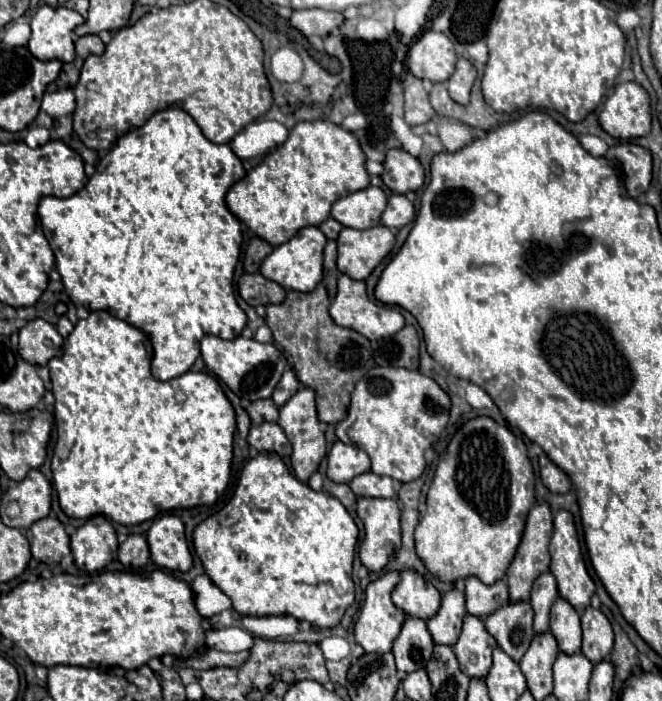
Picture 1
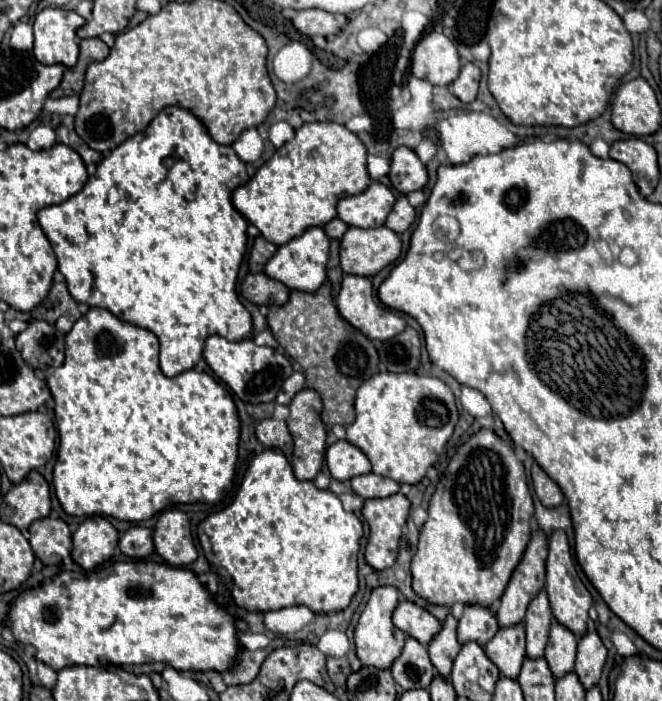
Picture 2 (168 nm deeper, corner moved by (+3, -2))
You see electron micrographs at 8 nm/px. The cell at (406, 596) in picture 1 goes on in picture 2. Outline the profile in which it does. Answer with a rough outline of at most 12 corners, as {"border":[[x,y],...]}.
{"border":[[402,601],[392,623],[424,647],[442,629],[426,609]]}

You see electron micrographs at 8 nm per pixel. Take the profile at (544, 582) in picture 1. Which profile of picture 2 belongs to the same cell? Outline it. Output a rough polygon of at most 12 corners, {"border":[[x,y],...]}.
{"border":[[542,591],[524,619],[526,657],[542,657],[552,611]]}

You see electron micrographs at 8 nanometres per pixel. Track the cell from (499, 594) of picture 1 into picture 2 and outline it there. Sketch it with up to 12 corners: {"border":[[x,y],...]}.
{"border":[[466,605],[458,621],[460,645],[484,647],[498,629],[488,607]]}

